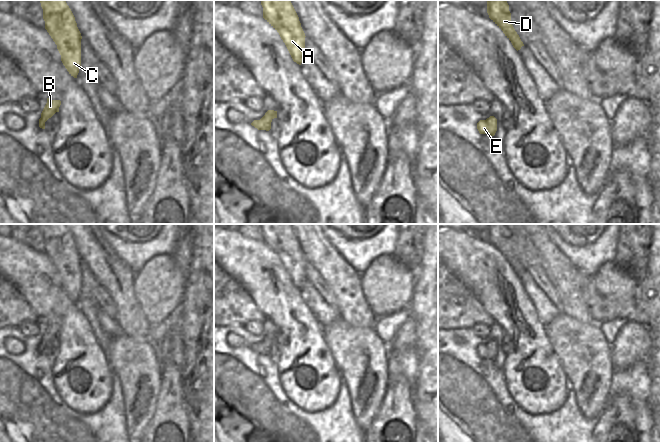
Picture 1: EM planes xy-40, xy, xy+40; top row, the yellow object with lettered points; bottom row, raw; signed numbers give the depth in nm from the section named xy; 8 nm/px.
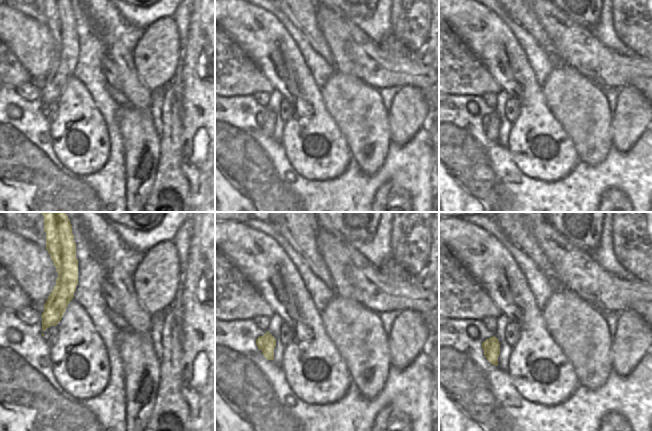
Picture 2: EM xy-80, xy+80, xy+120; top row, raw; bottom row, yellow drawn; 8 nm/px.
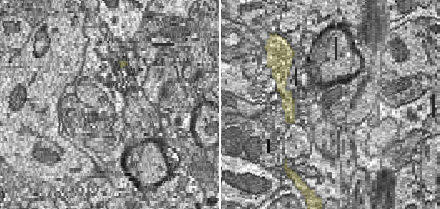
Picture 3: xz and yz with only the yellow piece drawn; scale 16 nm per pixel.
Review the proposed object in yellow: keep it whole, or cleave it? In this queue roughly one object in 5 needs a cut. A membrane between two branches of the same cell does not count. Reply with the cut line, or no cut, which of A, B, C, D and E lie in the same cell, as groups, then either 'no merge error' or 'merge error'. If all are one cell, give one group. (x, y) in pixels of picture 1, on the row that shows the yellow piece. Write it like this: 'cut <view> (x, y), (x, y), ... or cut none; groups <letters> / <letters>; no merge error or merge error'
cut none; groups A B C D E; no merge error

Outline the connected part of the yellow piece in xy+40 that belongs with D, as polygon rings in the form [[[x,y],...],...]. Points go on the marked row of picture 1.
[[[487,0],[487,13],[489,18],[503,31],[518,51],[524,46],[519,35],[511,23],[511,13],[507,0]]]

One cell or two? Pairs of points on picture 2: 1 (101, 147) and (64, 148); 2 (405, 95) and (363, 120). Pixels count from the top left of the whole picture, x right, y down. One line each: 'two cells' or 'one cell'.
1: one cell
2: two cells

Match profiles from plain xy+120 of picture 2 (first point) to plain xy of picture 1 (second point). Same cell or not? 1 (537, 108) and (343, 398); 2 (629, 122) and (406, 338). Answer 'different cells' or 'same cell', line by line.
1: different cells
2: same cell

